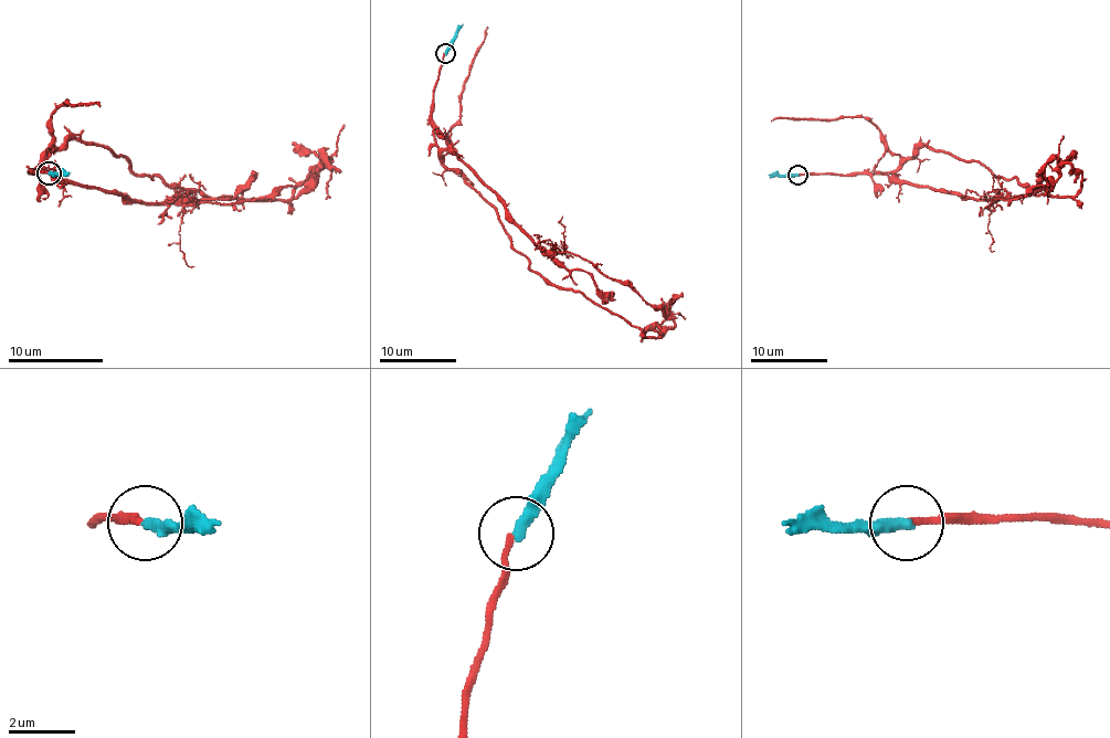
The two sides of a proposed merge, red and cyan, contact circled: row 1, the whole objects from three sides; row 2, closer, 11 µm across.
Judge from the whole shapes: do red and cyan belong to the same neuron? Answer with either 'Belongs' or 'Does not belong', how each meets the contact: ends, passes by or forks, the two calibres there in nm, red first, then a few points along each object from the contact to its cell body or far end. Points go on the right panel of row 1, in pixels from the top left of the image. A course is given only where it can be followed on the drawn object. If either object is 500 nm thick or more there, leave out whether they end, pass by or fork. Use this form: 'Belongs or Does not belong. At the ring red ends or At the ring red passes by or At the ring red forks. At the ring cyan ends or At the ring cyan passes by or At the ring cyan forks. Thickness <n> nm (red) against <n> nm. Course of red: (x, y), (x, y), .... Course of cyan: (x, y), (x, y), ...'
Does not belong. At the ring red ends. At the ring cyan ends. Thickness 180 nm (red) against 360 nm. Course of red: (796, 175), (892, 172), (975, 199), (1002, 199), (1048, 188), (1058, 176), (1048, 165), (1043, 196). Course of cyan: (796, 175), (768, 175)

